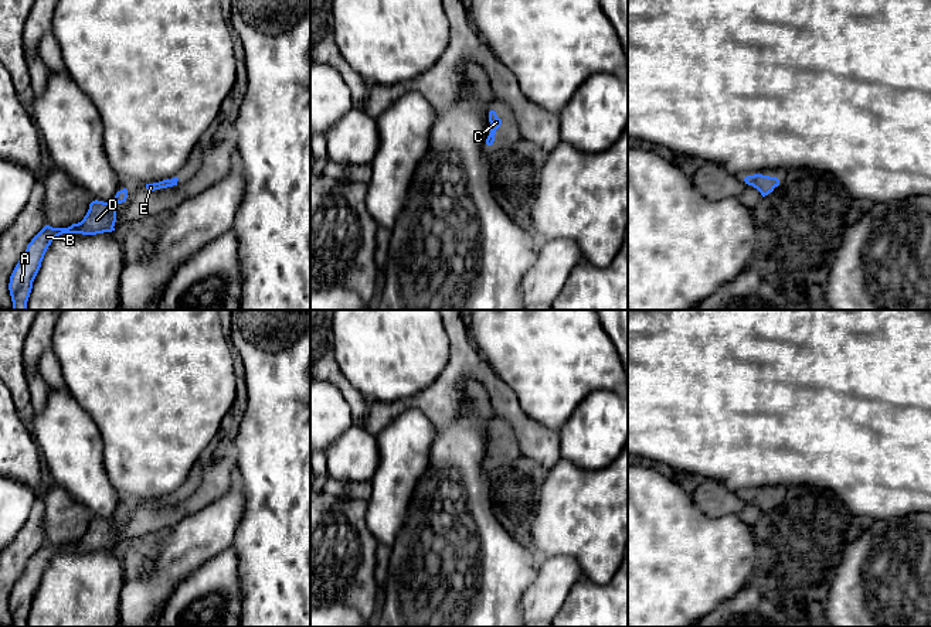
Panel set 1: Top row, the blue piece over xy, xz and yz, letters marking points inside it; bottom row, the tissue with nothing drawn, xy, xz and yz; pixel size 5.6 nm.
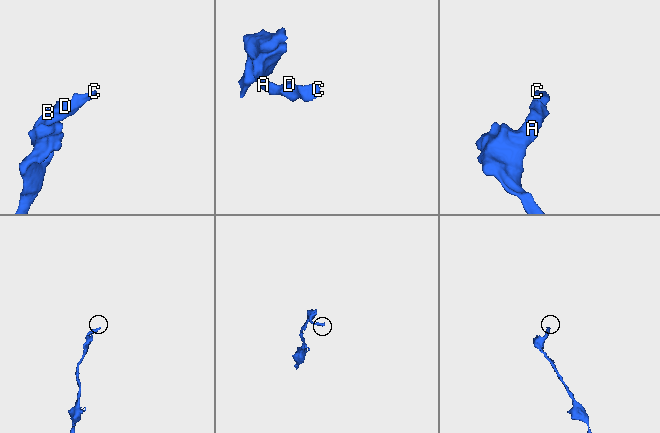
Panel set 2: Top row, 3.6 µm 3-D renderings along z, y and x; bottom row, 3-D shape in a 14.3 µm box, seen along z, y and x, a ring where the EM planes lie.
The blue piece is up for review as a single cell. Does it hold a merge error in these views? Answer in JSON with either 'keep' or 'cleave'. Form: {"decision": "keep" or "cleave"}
{"decision": "keep"}

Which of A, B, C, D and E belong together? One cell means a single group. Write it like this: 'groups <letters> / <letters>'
groups A B C D E

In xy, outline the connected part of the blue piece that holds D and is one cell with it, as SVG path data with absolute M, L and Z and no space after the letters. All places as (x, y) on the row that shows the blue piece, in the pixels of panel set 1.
M92 201L84 219L68 228L45 225L27 245L23 258L16 265L9 283L13 310L27 310L33 282L41 268L44 255L51 242L62 234L96 235L115 231L116 207L108 201Z

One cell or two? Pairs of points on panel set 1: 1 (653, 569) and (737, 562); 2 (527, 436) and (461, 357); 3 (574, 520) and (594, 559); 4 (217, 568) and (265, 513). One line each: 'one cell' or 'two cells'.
1: one cell
2: one cell
3: one cell
4: two cells

